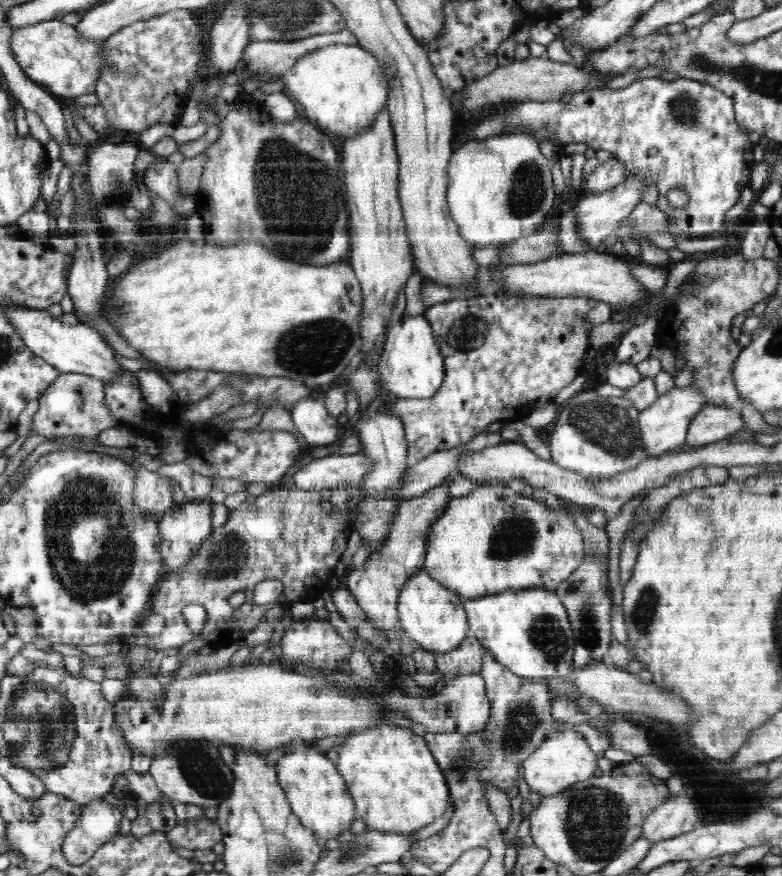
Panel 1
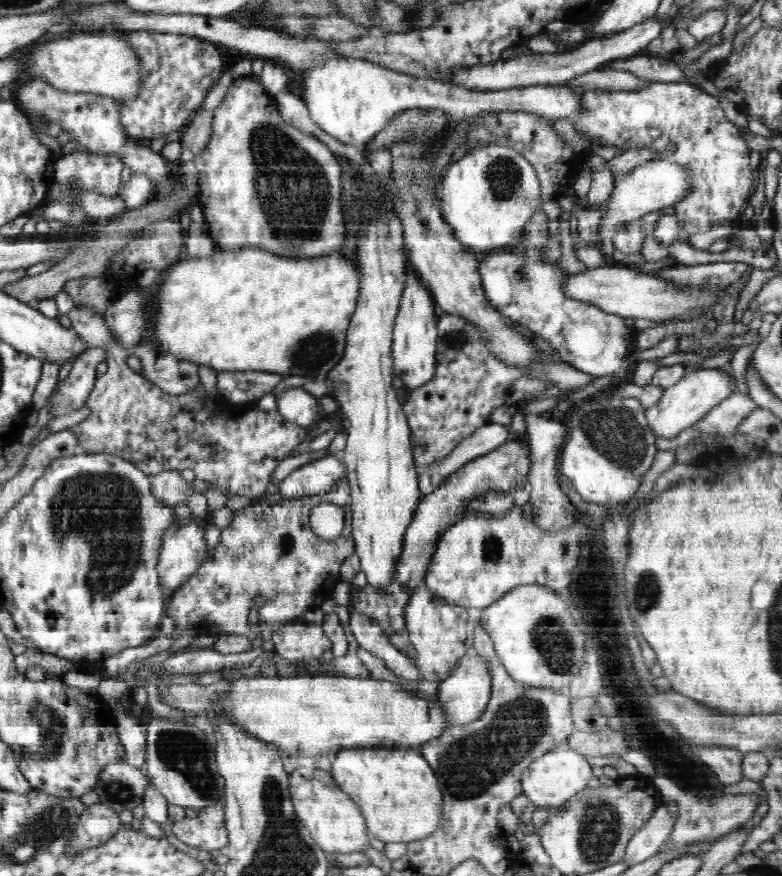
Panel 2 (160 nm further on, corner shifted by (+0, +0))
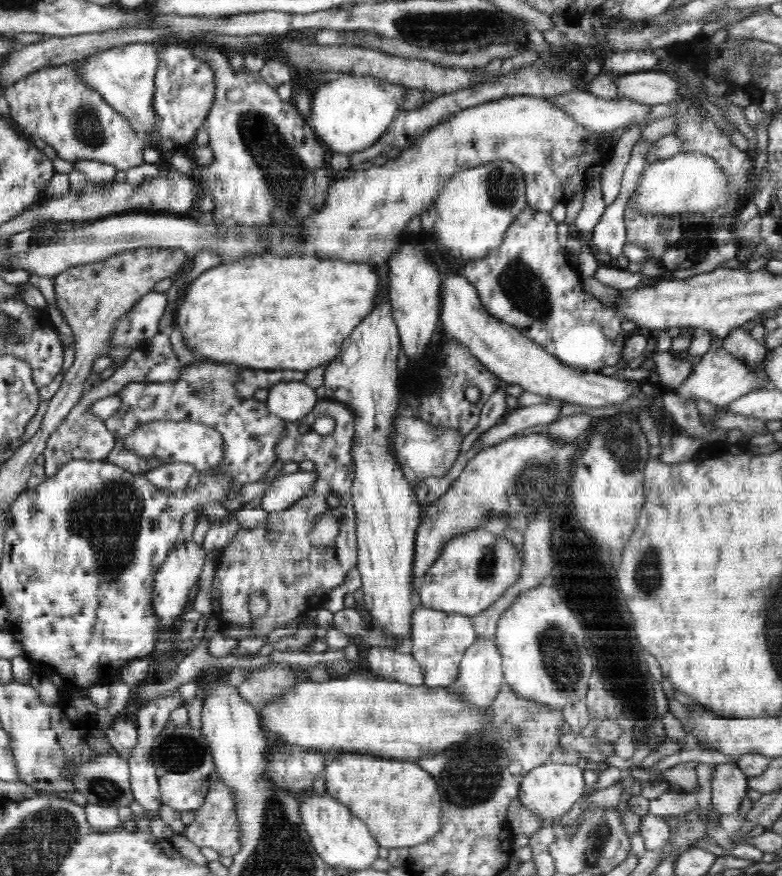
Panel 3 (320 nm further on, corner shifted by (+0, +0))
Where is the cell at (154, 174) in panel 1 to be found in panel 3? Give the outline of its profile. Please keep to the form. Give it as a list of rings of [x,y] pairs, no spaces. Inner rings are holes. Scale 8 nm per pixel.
[[[75,64],[40,68],[6,87],[4,95],[10,107],[9,118],[16,129],[30,140],[40,139],[46,142],[56,150],[58,158],[68,160],[73,165],[80,160],[96,160],[112,164],[117,170],[128,170],[144,163],[143,150],[149,146],[148,140],[134,133],[129,120],[107,104],[96,90],[87,86]]]

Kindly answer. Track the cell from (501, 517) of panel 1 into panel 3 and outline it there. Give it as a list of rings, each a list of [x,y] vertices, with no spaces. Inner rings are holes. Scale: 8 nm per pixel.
[[[476,528],[454,537],[445,545],[440,557],[428,570],[424,585],[419,586],[416,592],[418,604],[436,611],[454,613],[470,618],[486,611],[498,598],[501,598],[510,586],[518,582],[520,570],[524,564],[524,555],[516,550],[515,546],[506,537],[492,535],[484,528]]]

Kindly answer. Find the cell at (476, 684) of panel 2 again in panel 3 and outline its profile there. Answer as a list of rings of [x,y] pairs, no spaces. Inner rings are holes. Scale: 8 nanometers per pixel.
[[[477,638],[460,662],[453,690],[474,707],[490,707],[503,684],[502,657],[495,639]]]

